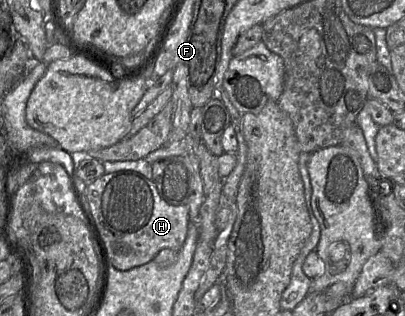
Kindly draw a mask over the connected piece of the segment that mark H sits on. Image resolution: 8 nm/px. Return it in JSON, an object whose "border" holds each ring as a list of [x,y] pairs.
{"border":[[[128,170],[105,173],[87,184],[86,198],[106,245],[110,265],[118,270],[130,270],[147,264],[163,249],[180,251],[185,243],[190,222],[187,205],[174,206],[166,203],[160,197],[153,181],[140,173]]]}

